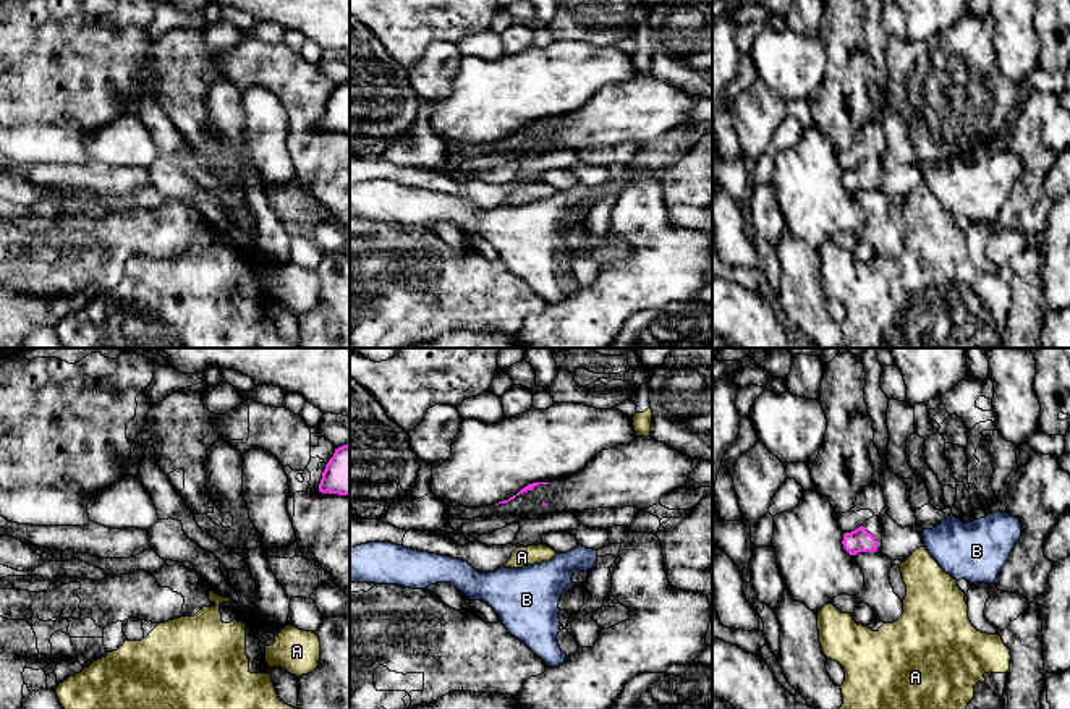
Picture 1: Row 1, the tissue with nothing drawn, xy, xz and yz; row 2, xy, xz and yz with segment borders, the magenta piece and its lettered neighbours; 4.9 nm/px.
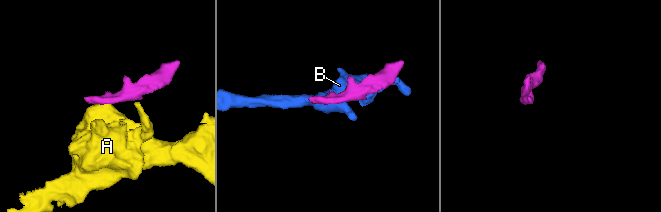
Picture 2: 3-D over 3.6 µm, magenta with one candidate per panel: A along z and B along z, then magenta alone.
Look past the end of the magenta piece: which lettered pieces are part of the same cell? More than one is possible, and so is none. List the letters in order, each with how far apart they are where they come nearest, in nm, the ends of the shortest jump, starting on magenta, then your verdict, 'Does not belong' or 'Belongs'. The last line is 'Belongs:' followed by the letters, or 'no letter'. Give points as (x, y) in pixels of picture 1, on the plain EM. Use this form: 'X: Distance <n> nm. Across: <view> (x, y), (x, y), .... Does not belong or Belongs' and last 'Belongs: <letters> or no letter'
A: Distance 140 nm. Across: yz (876, 188), (900, 203). Does not belong
B: Distance 240 nm. Across: yz (876, 178), (923, 178). Does not belong
Belongs: no letter

